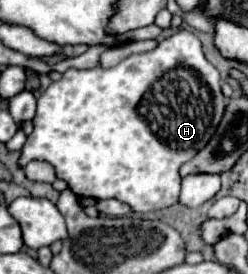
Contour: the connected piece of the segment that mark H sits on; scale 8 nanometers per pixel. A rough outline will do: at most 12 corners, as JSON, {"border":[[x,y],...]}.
{"border":[[187,30],[37,100],[19,168],[83,198],[179,201],[215,134],[217,68]]}

